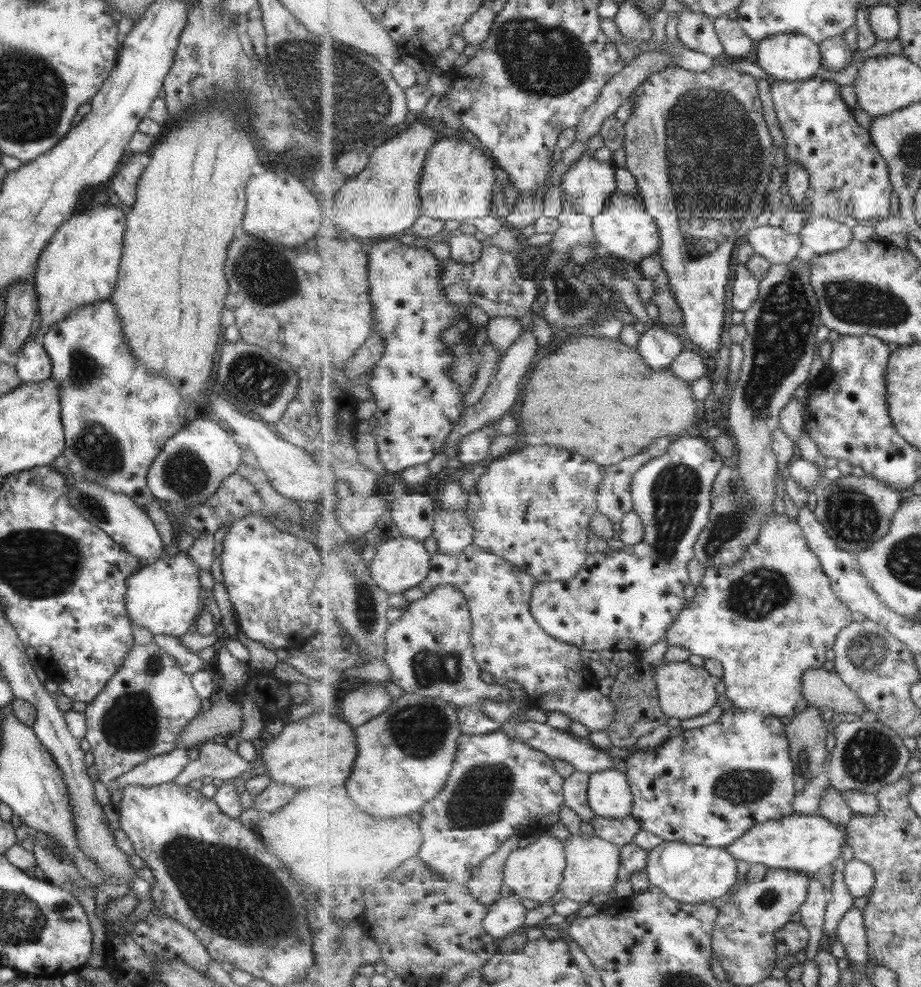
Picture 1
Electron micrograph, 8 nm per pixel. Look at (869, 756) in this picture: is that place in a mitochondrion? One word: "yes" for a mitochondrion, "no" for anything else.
yes

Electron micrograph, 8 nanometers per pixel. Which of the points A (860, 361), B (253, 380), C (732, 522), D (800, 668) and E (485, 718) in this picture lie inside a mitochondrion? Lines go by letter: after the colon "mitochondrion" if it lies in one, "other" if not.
A: other
B: mitochondrion
C: mitochondrion
D: other
E: other

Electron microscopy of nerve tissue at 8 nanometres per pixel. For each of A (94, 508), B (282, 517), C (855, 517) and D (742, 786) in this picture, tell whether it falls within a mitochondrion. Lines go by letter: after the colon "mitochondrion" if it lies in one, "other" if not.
A: mitochondrion
B: mitochondrion
C: mitochondrion
D: mitochondrion

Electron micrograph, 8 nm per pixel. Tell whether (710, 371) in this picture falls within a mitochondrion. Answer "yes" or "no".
no

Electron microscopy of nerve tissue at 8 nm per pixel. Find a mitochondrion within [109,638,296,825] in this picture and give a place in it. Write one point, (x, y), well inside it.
(153, 665)

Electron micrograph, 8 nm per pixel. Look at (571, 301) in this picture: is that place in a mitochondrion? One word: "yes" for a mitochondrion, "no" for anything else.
yes

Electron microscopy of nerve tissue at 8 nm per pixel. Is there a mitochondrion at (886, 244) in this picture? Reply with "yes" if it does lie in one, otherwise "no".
no

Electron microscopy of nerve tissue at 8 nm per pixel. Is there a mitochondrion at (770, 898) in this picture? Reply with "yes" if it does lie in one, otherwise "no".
yes

